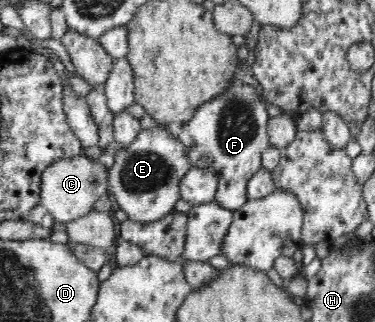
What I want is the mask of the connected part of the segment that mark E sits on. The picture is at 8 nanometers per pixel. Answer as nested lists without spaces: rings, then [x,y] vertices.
[[[163,127],[142,129],[129,146],[115,148],[113,155],[114,163],[108,169],[108,189],[115,195],[119,209],[127,213],[128,219],[138,222],[152,222],[175,211],[175,203],[180,198],[179,180],[192,166],[190,159],[186,156],[186,147],[175,136],[175,132],[168,133]]]

